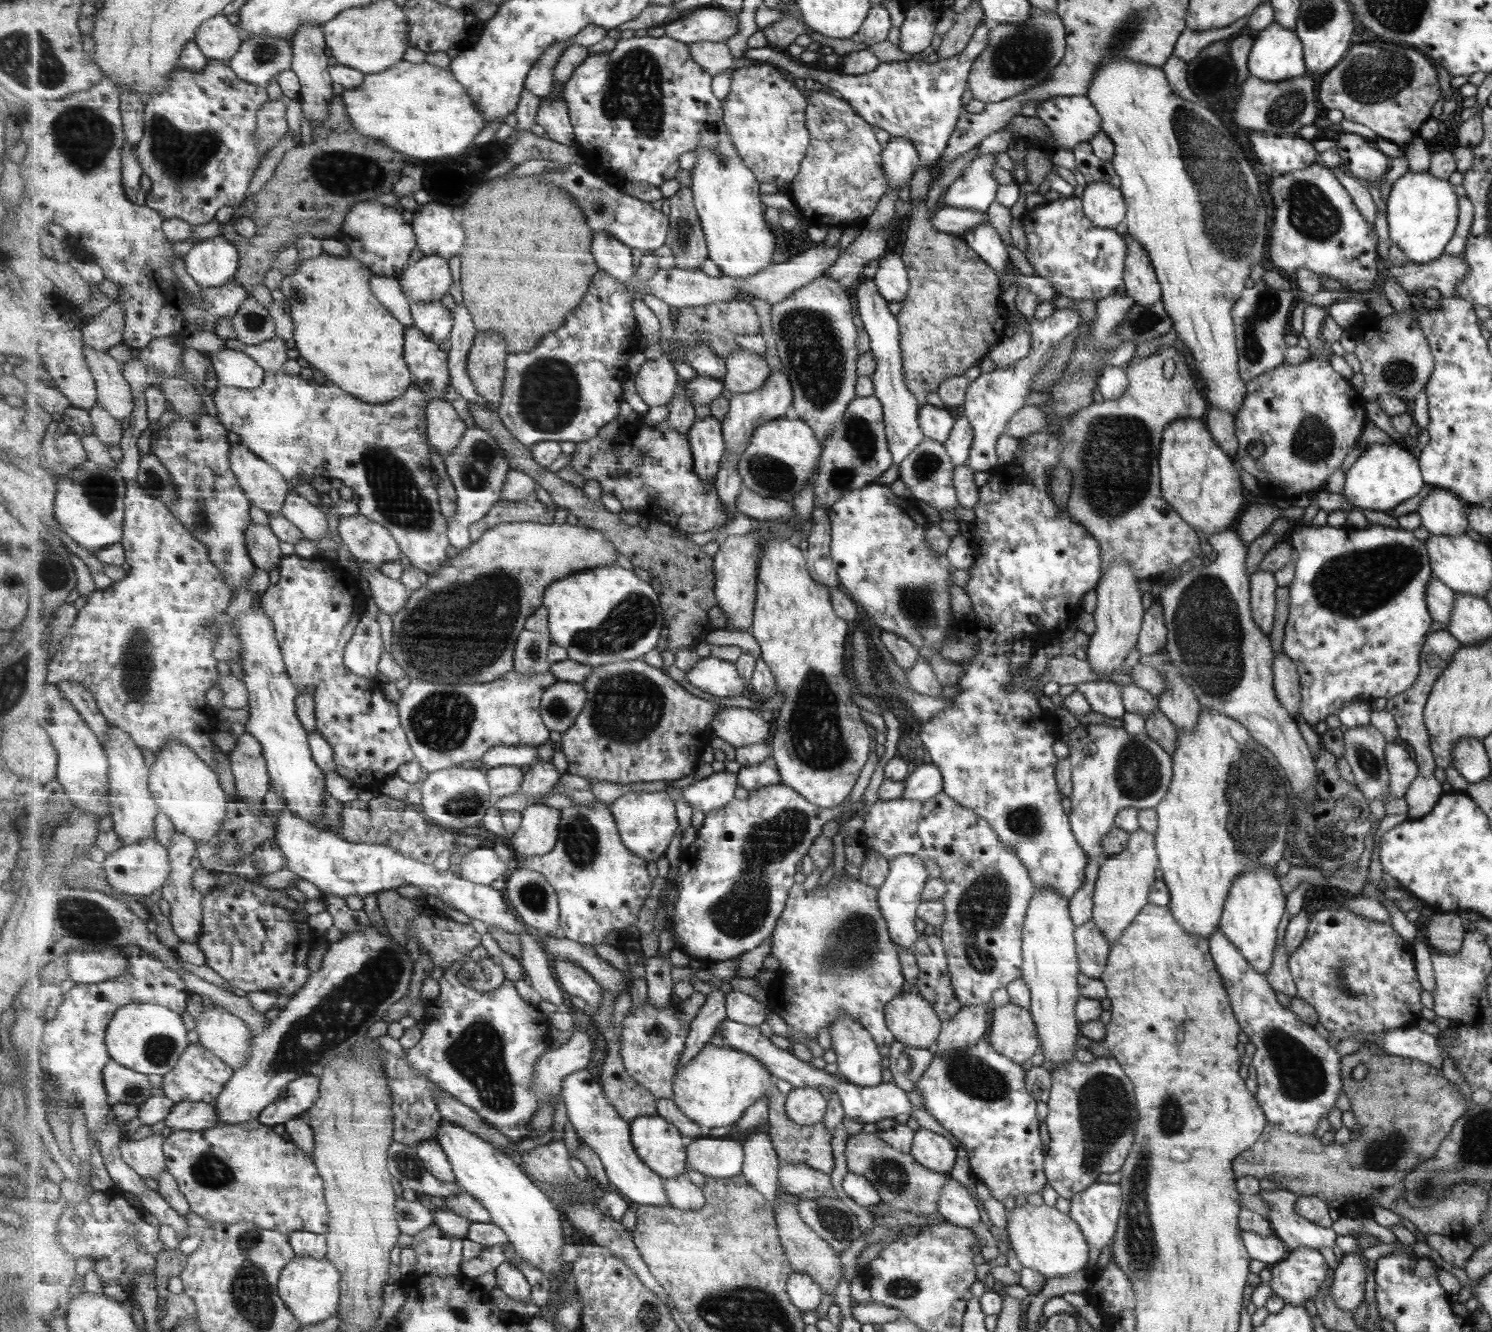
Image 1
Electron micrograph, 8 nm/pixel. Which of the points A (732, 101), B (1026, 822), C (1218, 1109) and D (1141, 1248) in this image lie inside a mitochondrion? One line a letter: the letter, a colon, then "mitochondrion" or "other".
A: other
B: mitochondrion
C: other
D: mitochondrion

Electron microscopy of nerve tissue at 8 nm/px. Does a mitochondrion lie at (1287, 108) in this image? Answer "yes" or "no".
yes

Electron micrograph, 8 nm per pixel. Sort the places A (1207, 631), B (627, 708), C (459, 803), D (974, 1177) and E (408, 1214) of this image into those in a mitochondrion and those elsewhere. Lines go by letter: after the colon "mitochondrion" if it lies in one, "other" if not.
A: mitochondrion
B: mitochondrion
C: mitochondrion
D: other
E: mitochondrion

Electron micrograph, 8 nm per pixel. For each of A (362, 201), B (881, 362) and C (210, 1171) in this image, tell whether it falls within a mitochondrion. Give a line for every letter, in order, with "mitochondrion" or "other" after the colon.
A: other
B: other
C: mitochondrion

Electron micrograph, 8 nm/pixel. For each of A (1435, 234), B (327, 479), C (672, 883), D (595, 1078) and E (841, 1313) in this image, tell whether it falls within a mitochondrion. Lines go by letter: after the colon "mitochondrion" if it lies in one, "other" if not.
A: other
B: other
C: other
D: other
E: other

